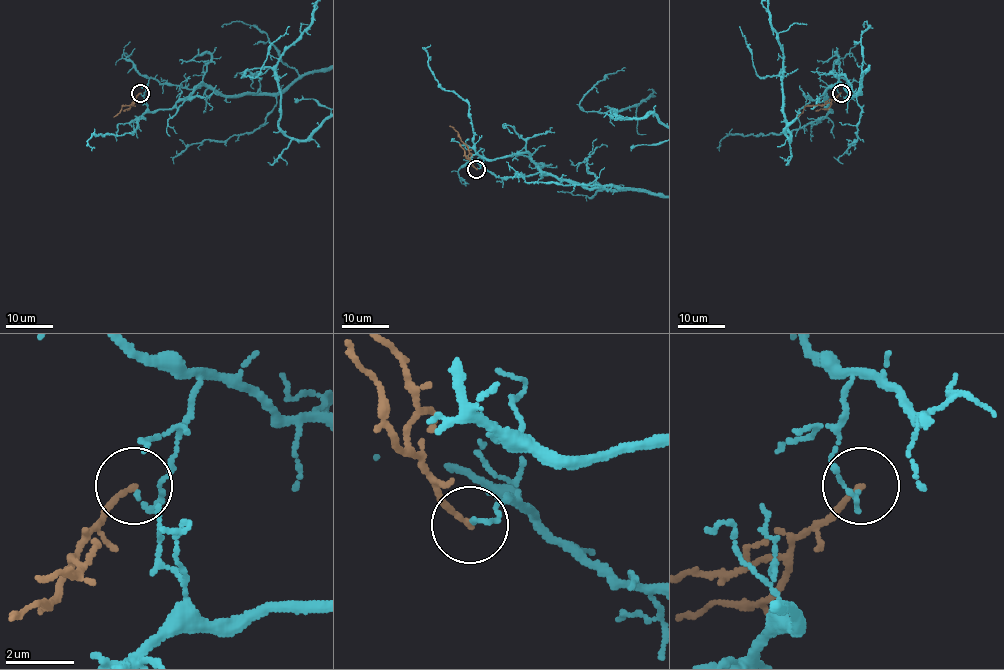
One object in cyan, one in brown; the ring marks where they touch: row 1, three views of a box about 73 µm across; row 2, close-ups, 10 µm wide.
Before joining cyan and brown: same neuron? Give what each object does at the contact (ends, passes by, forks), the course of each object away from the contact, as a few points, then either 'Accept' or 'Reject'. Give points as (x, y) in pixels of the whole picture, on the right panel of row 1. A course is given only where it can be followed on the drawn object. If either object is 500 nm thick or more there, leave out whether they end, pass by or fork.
At the ring cyan ends. At the ring brown ends. Course of brown: (841, 93), (822, 105), (806, 106), (797, 116). Reject

